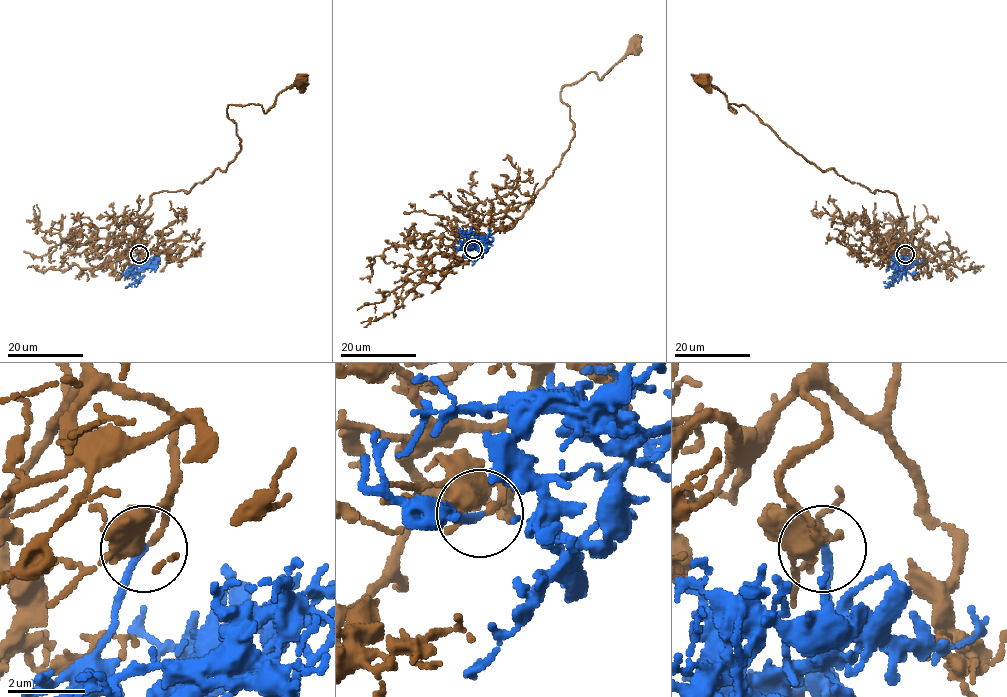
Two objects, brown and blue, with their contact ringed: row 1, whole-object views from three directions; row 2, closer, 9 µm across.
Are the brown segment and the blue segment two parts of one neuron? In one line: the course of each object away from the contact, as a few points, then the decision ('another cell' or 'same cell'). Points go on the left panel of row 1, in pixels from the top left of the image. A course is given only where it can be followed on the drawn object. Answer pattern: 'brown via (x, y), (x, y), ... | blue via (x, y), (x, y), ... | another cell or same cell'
brown via (139, 254), (135, 227), (150, 197), (188, 192), (240, 149), (227, 107), (265, 113), (301, 79) | blue via (139, 254), (135, 272), (146, 265), (139, 259) | same cell

